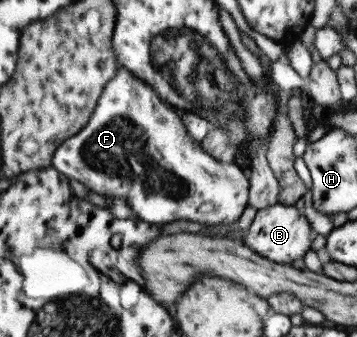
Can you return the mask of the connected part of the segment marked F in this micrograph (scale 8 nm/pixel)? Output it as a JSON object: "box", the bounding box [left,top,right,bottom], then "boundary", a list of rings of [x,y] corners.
{"box":[50,66,248,226],"boundary":[[[118,66],[117,73],[105,83],[85,128],[57,146],[50,167],[68,179],[73,178],[83,183],[87,190],[95,194],[127,202],[134,216],[149,224],[190,220],[218,226],[236,222],[248,206],[247,176],[234,163],[223,163],[210,158],[201,149],[201,142],[189,136],[178,112],[158,98],[151,85],[135,77],[125,67]]]}

